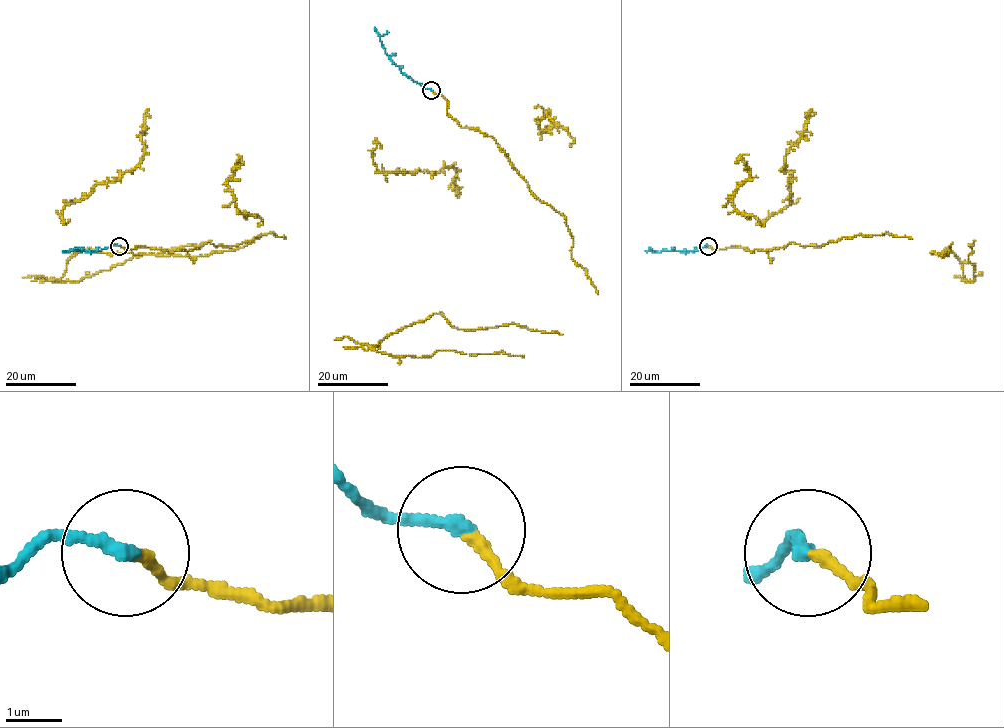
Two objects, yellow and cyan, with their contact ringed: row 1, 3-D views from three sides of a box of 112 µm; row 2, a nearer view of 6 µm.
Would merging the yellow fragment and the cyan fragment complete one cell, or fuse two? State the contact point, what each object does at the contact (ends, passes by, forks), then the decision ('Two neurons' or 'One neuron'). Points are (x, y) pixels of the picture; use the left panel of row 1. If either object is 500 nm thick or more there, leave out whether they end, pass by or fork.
Place: (119, 246). At the ring yellow ends. At the ring cyan ends. One neuron

